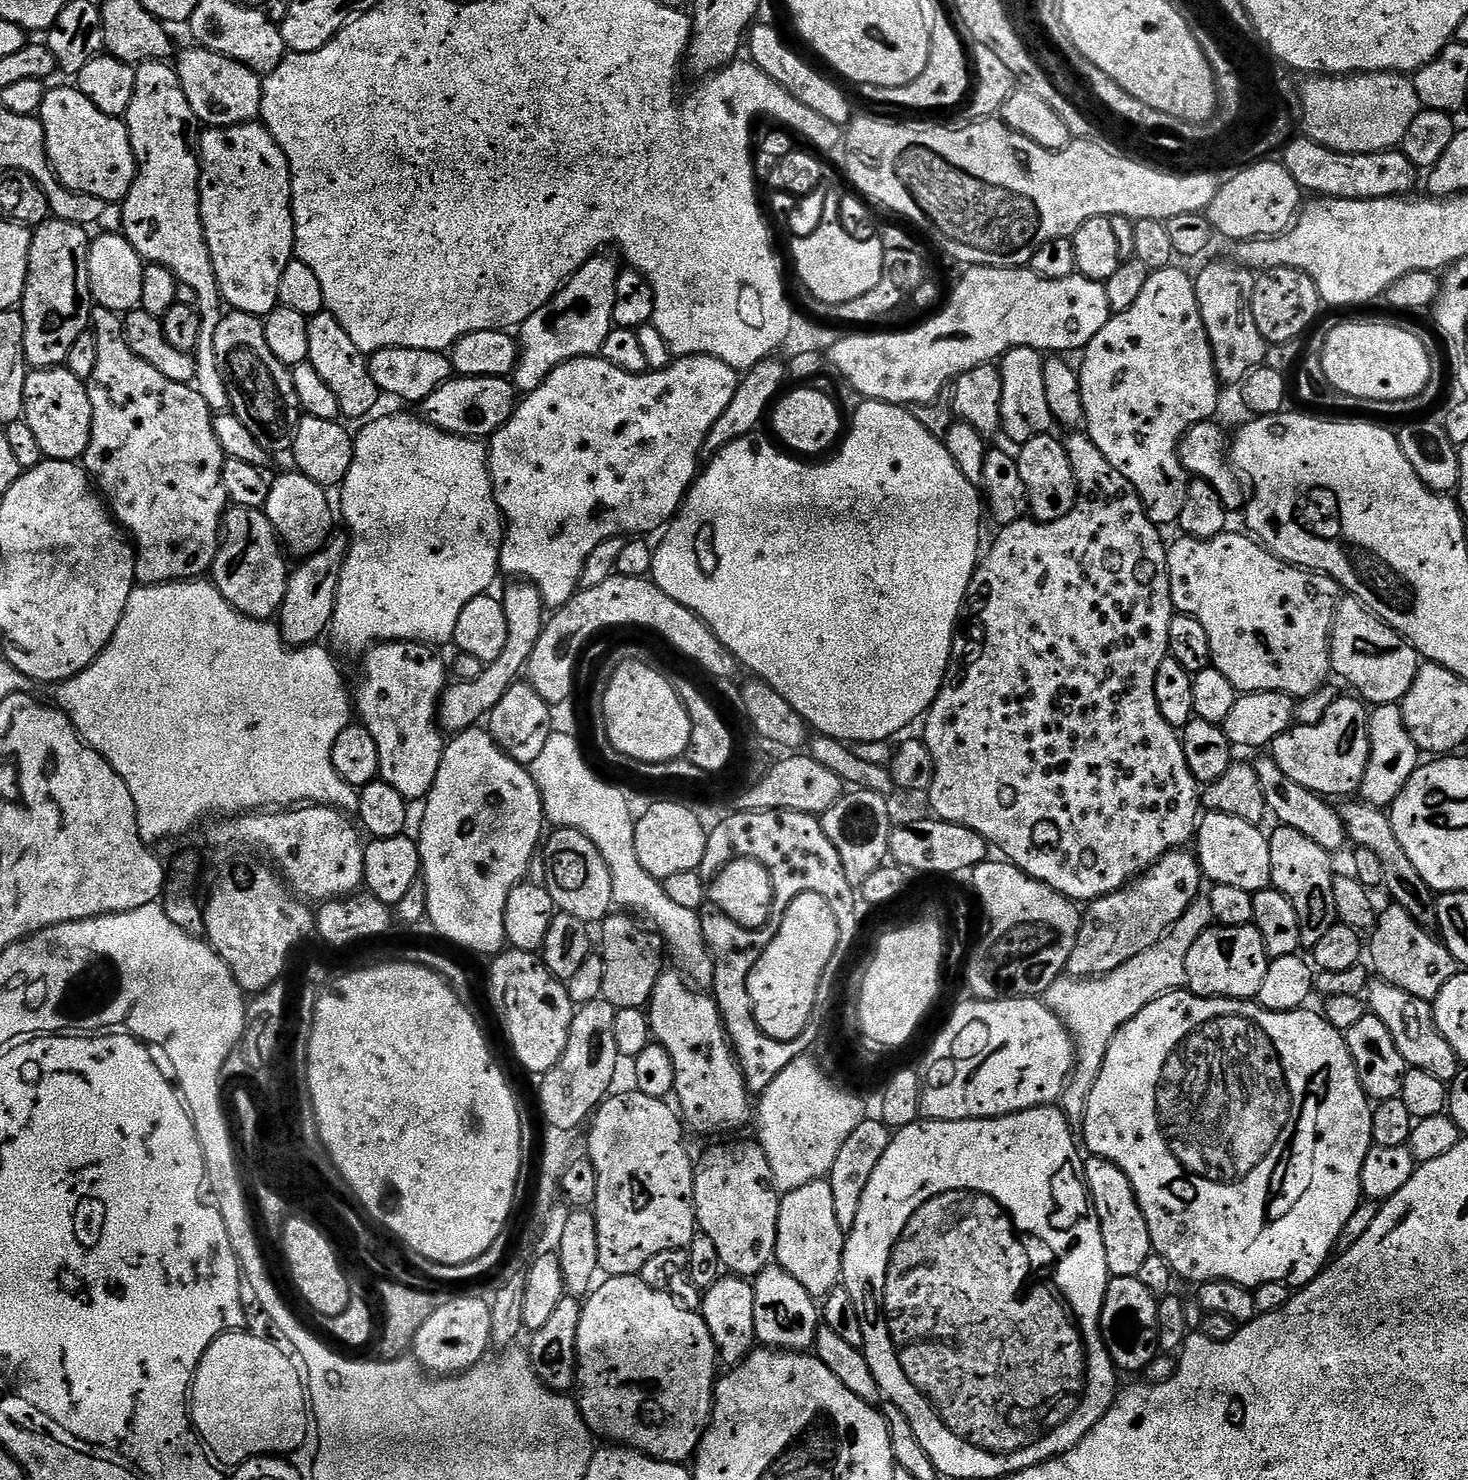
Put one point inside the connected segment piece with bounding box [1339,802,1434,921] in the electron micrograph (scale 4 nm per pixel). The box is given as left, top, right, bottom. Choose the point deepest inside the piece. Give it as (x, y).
(1368, 827)

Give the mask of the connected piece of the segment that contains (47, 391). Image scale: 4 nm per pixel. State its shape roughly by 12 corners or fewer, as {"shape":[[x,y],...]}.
{"shape":[[67,366],[29,371],[23,420],[47,459],[92,441],[87,383]]}

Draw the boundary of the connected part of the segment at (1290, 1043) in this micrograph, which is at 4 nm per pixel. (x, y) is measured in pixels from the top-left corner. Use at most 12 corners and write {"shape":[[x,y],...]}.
{"shape":[[1167,992],[1086,1146],[1196,1286],[1316,1279],[1372,1109],[1319,1011]]}

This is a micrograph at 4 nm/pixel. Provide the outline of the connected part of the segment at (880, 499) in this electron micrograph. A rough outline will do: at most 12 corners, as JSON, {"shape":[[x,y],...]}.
{"shape":[[907,407],[707,461],[650,573],[819,735],[932,707],[981,489]]}

